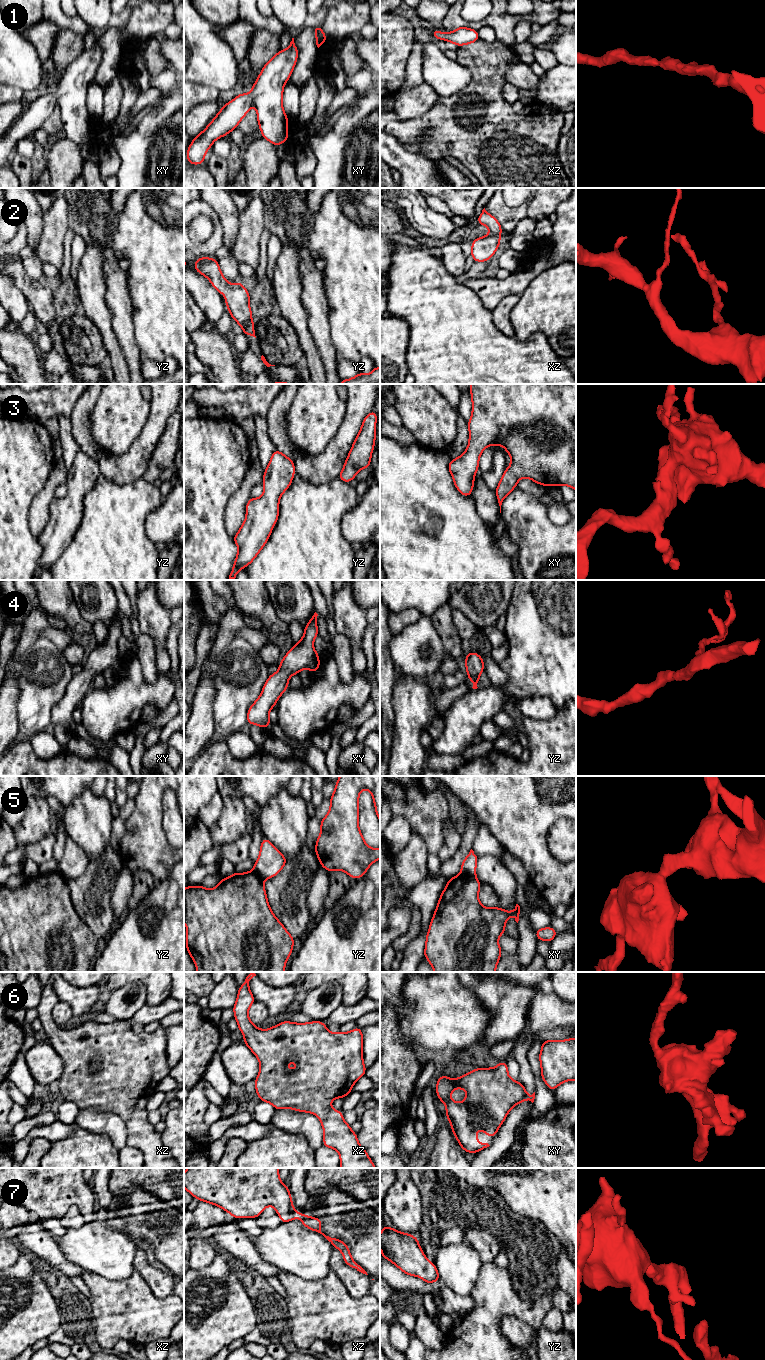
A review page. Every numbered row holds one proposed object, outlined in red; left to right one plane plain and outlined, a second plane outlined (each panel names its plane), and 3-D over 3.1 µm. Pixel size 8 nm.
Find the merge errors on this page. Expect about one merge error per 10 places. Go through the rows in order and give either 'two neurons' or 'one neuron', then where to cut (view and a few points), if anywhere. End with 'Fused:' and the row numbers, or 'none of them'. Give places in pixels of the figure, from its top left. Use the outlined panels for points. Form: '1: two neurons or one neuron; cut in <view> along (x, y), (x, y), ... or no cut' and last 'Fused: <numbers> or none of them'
1: one neuron; no cut
2: one neuron; no cut
3: one neuron; no cut
4: one neuron; no cut
5: two neurons; cut in xy along (460, 874), (474, 876)
6: one neuron; no cut
7: one neuron; no cut
Fused: 5

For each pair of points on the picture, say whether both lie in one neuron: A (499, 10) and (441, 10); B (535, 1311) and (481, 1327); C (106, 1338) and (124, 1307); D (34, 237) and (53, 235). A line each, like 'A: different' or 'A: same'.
A: different
B: same
C: same
D: different

